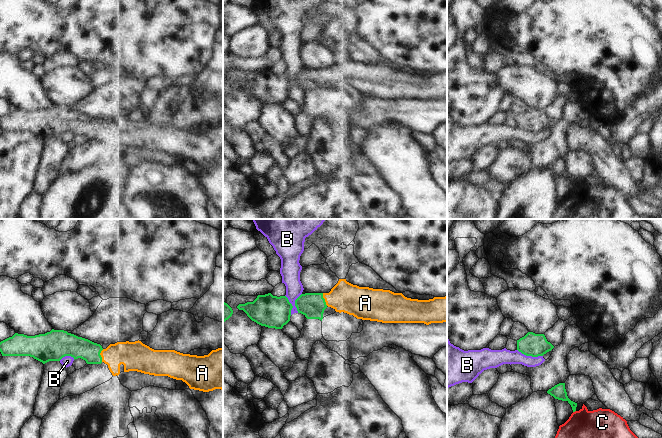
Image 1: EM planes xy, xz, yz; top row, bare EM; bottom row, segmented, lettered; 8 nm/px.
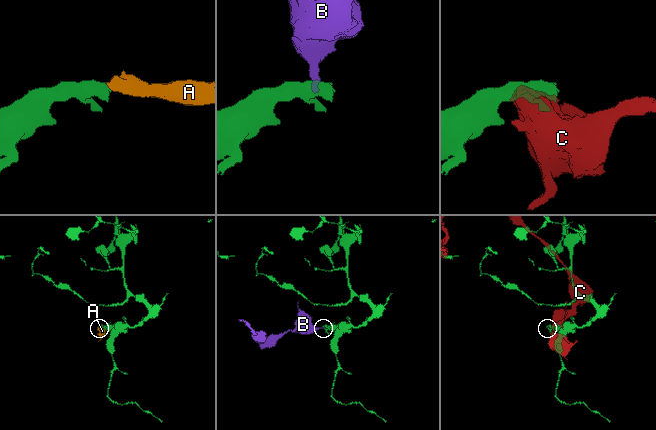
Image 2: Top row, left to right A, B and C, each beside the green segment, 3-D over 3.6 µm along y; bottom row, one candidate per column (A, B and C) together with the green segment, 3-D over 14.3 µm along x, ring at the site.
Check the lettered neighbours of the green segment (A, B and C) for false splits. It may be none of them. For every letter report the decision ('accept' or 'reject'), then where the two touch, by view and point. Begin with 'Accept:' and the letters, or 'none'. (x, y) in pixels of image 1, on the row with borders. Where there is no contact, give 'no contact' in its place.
Accept: A
A: accept | xy (100, 355)
B: reject | xz (295, 304)
C: reject | yz (574, 411)

